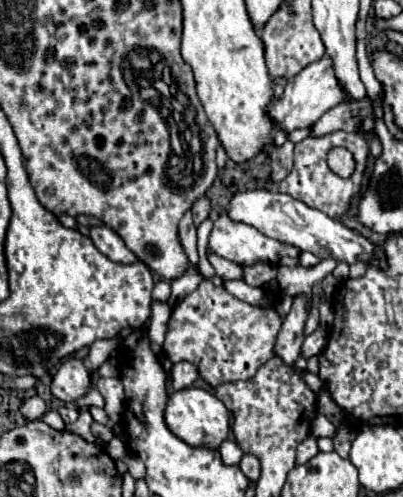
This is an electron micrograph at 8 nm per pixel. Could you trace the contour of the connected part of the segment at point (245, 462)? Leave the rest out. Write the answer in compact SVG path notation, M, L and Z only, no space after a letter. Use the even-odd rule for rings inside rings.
M250 453L244 455L242 461L240 461L240 469L248 477L248 481L258 481L258 477L260 477L260 463L258 463L258 459L254 455L250 455Z

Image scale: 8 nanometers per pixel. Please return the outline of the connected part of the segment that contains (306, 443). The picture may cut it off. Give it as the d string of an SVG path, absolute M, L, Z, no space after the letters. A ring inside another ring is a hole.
M308 435L296 449L296 463L302 465L306 461L310 461L314 455L318 453L318 445L316 445L316 437L314 435Z

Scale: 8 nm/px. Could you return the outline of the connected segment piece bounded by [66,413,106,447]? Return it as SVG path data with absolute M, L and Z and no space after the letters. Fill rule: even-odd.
M80 413L80 417L66 425L66 431L74 431L74 435L82 435L82 439L86 439L88 443L94 443L96 447L106 447L106 443L98 443L96 437L90 433L90 425L92 425L92 415L90 413Z

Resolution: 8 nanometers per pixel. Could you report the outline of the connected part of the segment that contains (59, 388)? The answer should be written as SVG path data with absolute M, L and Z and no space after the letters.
M68 359L52 379L52 395L60 401L76 401L90 389L90 373L80 359Z

